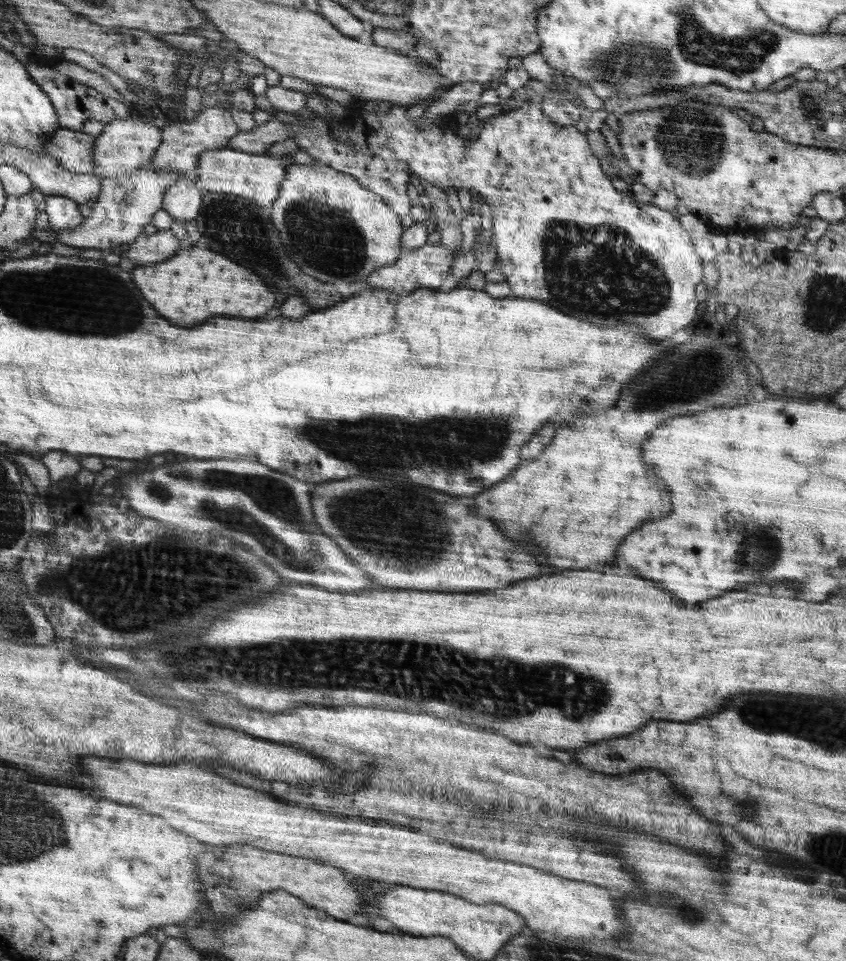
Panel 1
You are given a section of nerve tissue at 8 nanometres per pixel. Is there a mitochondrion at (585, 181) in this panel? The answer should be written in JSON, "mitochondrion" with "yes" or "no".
{"mitochondrion":"no"}

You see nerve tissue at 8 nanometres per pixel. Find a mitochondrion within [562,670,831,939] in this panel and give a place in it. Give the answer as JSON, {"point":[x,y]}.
{"point":[687,912]}

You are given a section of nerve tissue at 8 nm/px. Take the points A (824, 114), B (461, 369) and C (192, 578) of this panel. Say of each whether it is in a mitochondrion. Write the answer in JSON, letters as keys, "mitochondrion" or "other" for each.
{"A":"mitochondrion","B":"other","C":"mitochondrion"}

